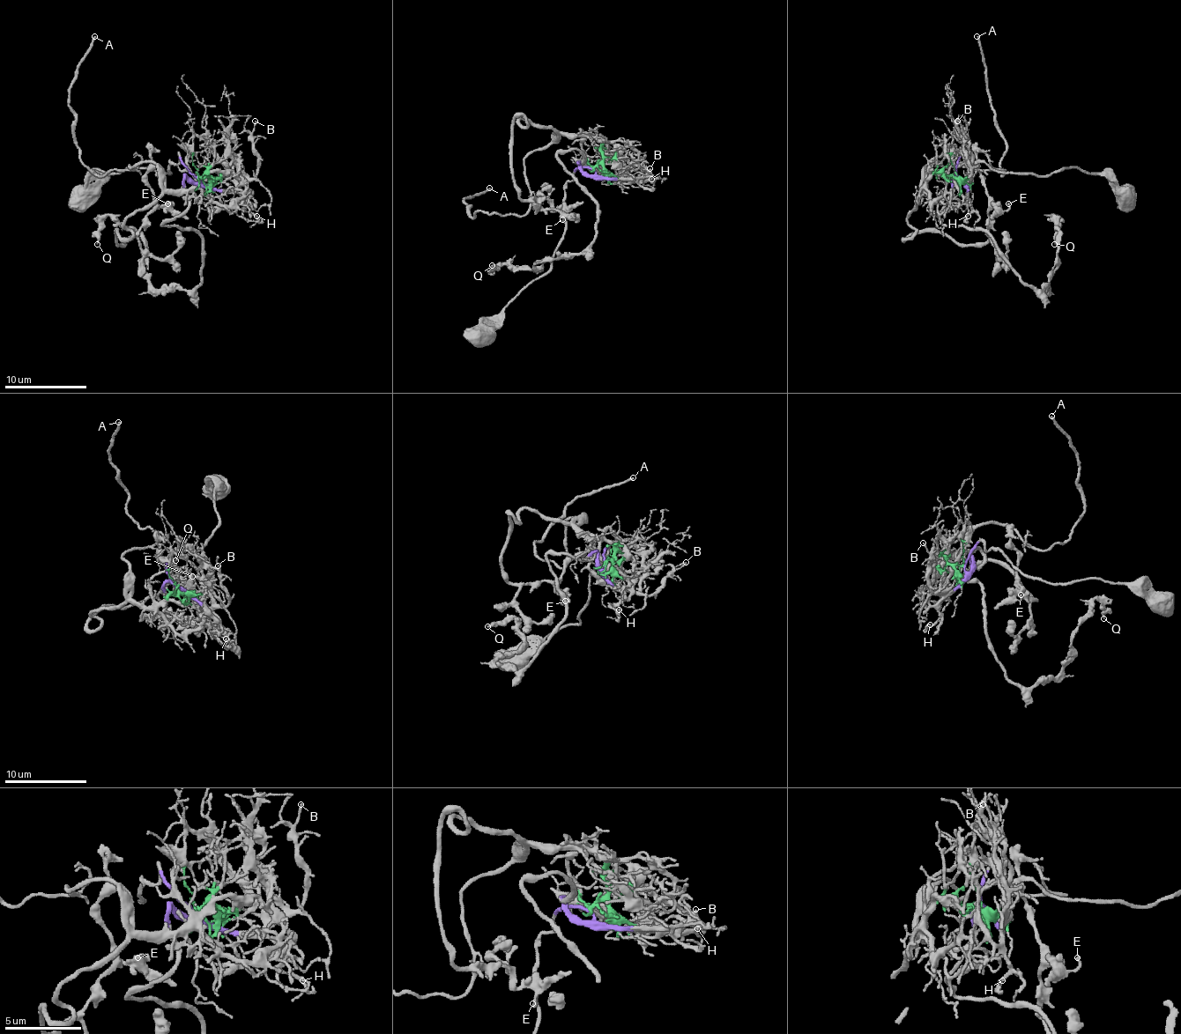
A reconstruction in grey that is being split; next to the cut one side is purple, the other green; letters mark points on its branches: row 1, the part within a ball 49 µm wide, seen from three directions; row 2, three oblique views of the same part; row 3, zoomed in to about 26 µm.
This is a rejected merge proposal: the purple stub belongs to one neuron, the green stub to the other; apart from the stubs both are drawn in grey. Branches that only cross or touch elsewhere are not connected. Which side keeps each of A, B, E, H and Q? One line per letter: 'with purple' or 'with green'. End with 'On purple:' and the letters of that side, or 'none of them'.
A: with green
B: with purple
E: with green
H: with purple
Q: with purple
On purple: B, H, Q

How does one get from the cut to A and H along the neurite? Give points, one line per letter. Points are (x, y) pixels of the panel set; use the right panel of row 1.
A: (958, 178), (933, 174), (924, 188), (924, 174), (937, 161), (1003, 170), (1003, 176), (1006, 139), (976, 36)
H: (958, 178), (966, 187), (970, 205), (966, 221), (964, 219), (969, 215)

